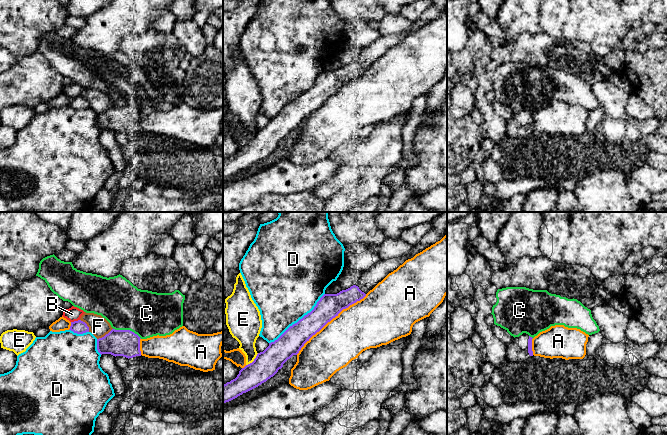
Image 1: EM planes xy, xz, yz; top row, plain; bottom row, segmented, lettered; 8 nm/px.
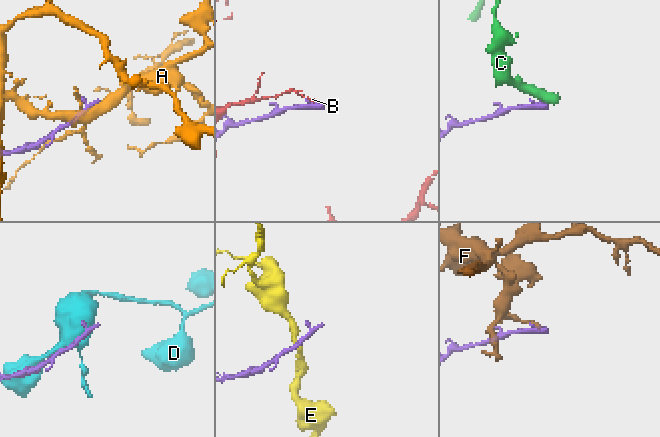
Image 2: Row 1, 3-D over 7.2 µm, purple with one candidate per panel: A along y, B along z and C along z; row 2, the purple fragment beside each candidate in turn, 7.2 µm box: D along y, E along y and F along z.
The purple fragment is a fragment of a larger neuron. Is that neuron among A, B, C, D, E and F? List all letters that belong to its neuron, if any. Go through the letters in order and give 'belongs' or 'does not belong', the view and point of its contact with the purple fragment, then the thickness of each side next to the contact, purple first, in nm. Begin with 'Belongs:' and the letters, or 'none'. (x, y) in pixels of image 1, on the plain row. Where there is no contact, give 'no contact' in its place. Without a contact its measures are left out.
Belongs: none
A: does not belong | xz (330, 96) | 190/380 nm
B: does not belong | xy (75, 97) | 110/120 nm
C: does not belong | xy (127, 106) | 220/360 nm
D: does not belong | xz (299, 96) | 190/480 nm
E: does not belong | xz (254, 136) | 200/220 nm
F: does not belong | xy (105, 111) | 220/160 nm

